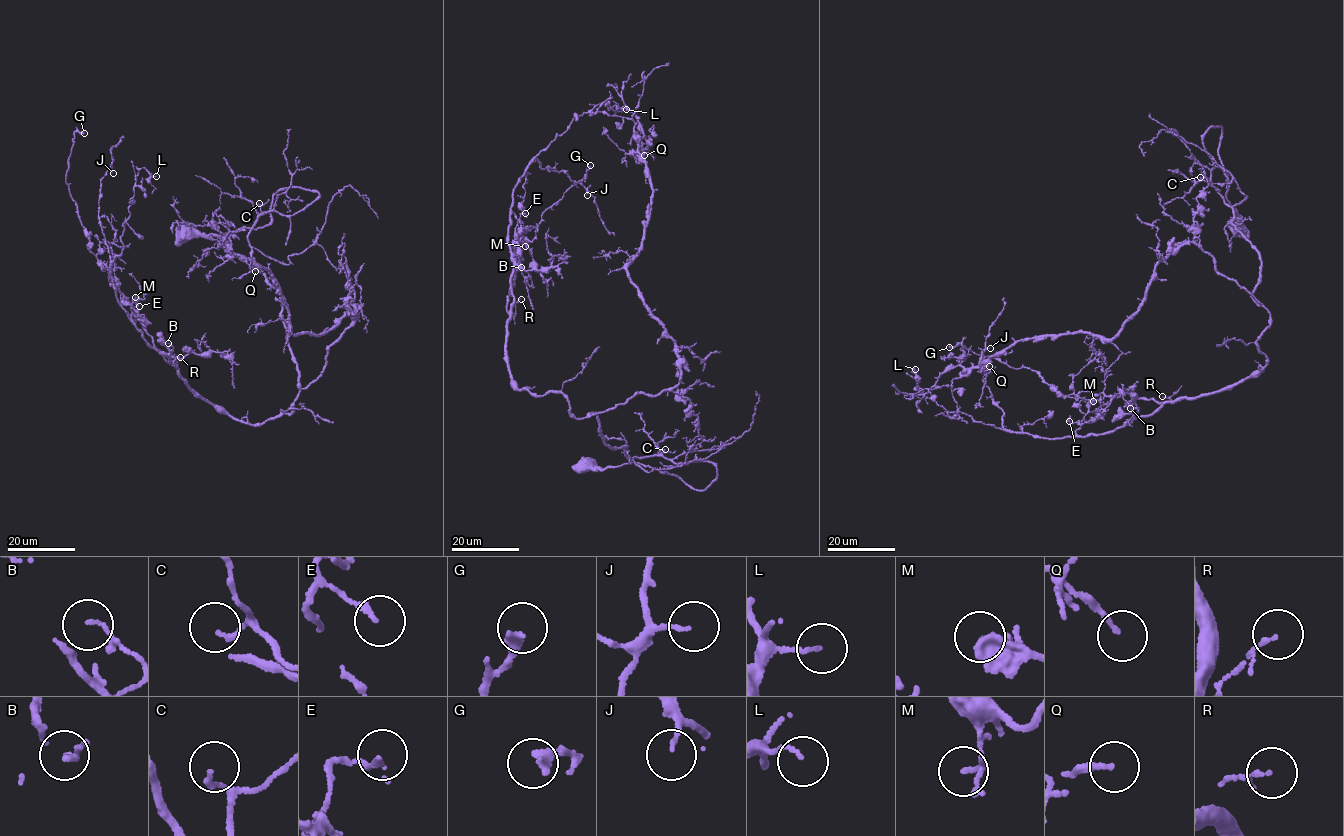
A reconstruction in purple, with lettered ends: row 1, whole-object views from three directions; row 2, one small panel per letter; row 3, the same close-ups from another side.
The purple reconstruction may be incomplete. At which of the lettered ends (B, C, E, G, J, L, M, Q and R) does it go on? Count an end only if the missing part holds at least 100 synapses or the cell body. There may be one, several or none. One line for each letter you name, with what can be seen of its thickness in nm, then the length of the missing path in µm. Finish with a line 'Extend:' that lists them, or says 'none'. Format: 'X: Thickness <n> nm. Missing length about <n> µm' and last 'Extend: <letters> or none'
Extend: none

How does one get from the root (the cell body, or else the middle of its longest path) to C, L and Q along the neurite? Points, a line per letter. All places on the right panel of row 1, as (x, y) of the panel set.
C: (1238, 225), (1239, 216), (1225, 195), (1220, 126), (1204, 133), (1203, 142), (1216, 166), (1208, 180), (1200, 177)
L: (1238, 225), (1214, 126), (1211, 181), (1270, 315), (1264, 370), (1240, 381), (1049, 440), (947, 411), (915, 369)
Q: (1238, 225), (1214, 126), (1211, 181), (1259, 255), (1260, 304), (1190, 242), (1114, 337), (1020, 341), (989, 366)

